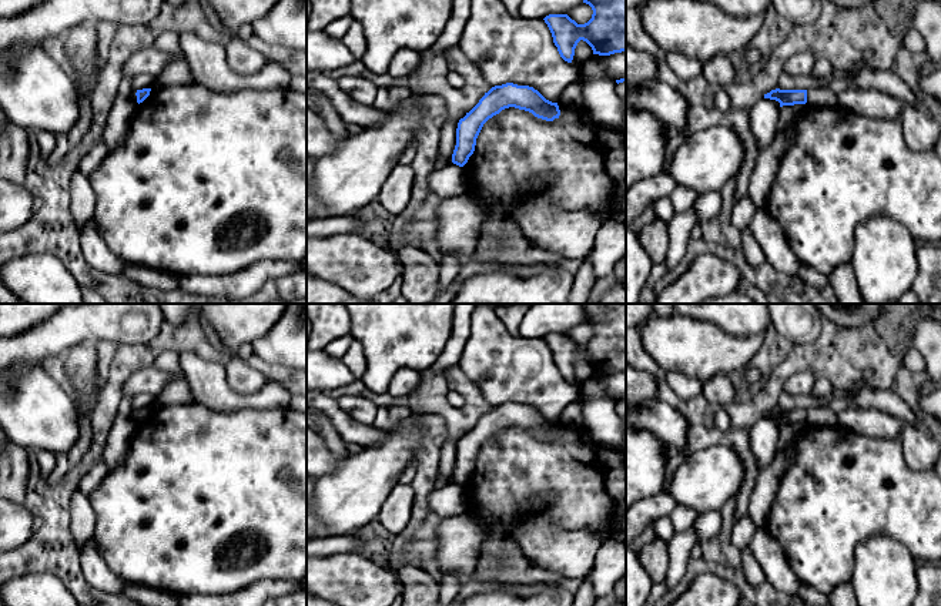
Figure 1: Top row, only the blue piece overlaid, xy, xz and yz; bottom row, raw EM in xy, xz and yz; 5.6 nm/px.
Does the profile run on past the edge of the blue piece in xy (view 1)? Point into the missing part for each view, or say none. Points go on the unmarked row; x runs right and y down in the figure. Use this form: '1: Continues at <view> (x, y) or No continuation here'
1: No continuation here

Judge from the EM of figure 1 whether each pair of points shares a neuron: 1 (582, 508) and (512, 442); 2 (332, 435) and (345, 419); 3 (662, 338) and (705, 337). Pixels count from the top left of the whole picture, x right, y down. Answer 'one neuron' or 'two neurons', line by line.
1: one neuron
2: two neurons
3: one neuron

